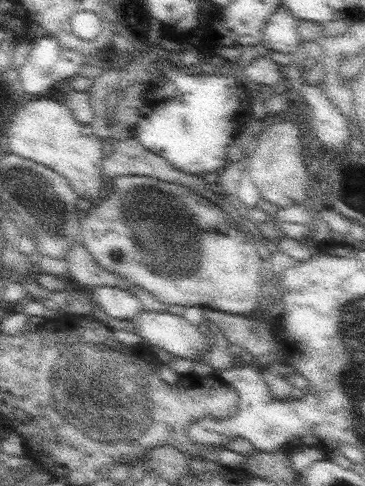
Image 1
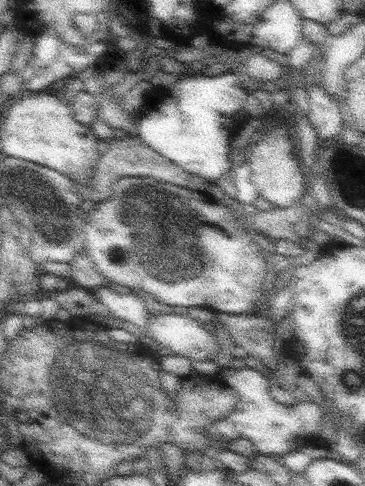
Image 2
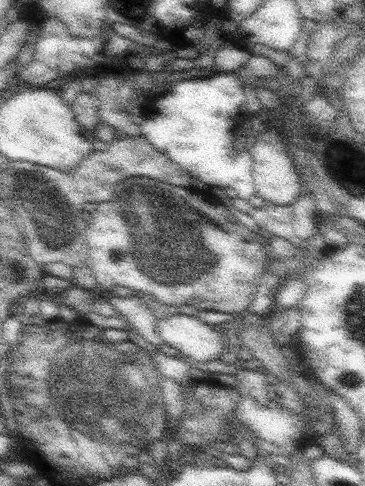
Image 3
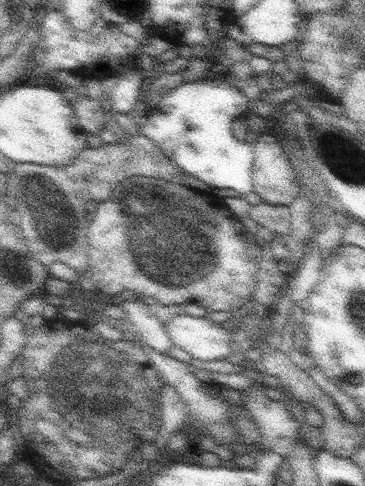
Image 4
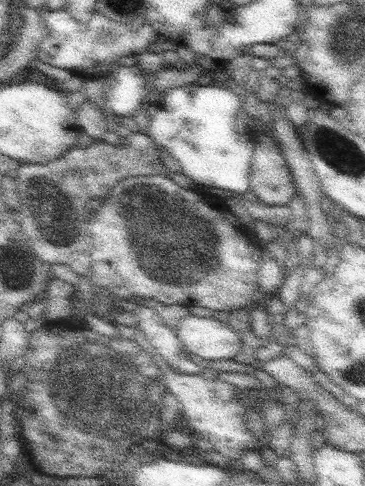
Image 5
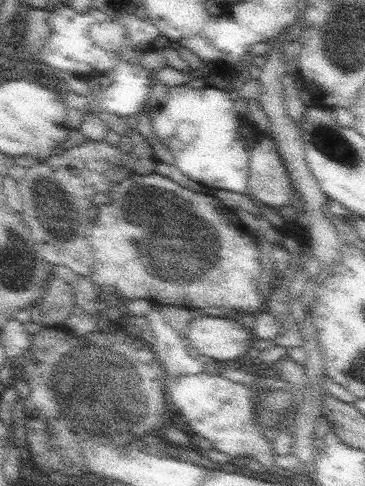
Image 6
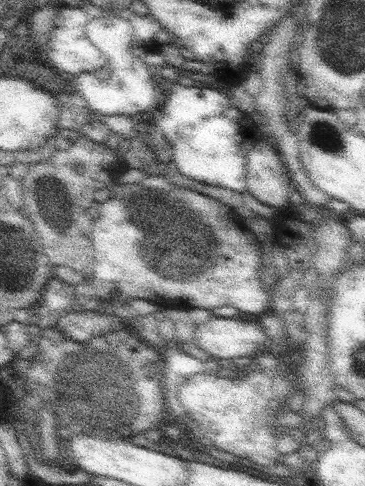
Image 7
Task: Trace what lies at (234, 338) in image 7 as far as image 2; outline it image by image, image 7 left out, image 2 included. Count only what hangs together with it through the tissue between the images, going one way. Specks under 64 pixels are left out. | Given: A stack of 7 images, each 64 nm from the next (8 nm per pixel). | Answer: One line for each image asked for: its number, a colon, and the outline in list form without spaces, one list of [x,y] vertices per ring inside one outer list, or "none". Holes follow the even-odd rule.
2: [[[187,314],[149,316],[147,336],[157,342],[159,348],[165,346],[171,354],[191,360],[211,360],[219,348],[215,334]]]
3: [[[177,314],[171,318],[161,318],[157,320],[155,332],[161,344],[175,348],[179,356],[187,358],[189,362],[217,360],[219,354],[225,350],[221,330],[197,316]]]
4: [[[185,312],[165,324],[167,338],[173,348],[179,348],[183,358],[225,360],[233,350],[231,332],[207,318],[193,318]]]
5: [[[189,314],[173,330],[175,330],[179,344],[185,348],[185,352],[199,356],[201,362],[205,362],[205,360],[231,360],[241,348],[241,332],[231,330],[227,326],[227,322],[221,322],[215,318],[197,318],[197,316]]]
6: [[[201,316],[193,318],[185,332],[185,340],[199,354],[209,356],[213,360],[237,360],[257,338],[253,328],[241,328],[231,316]]]

